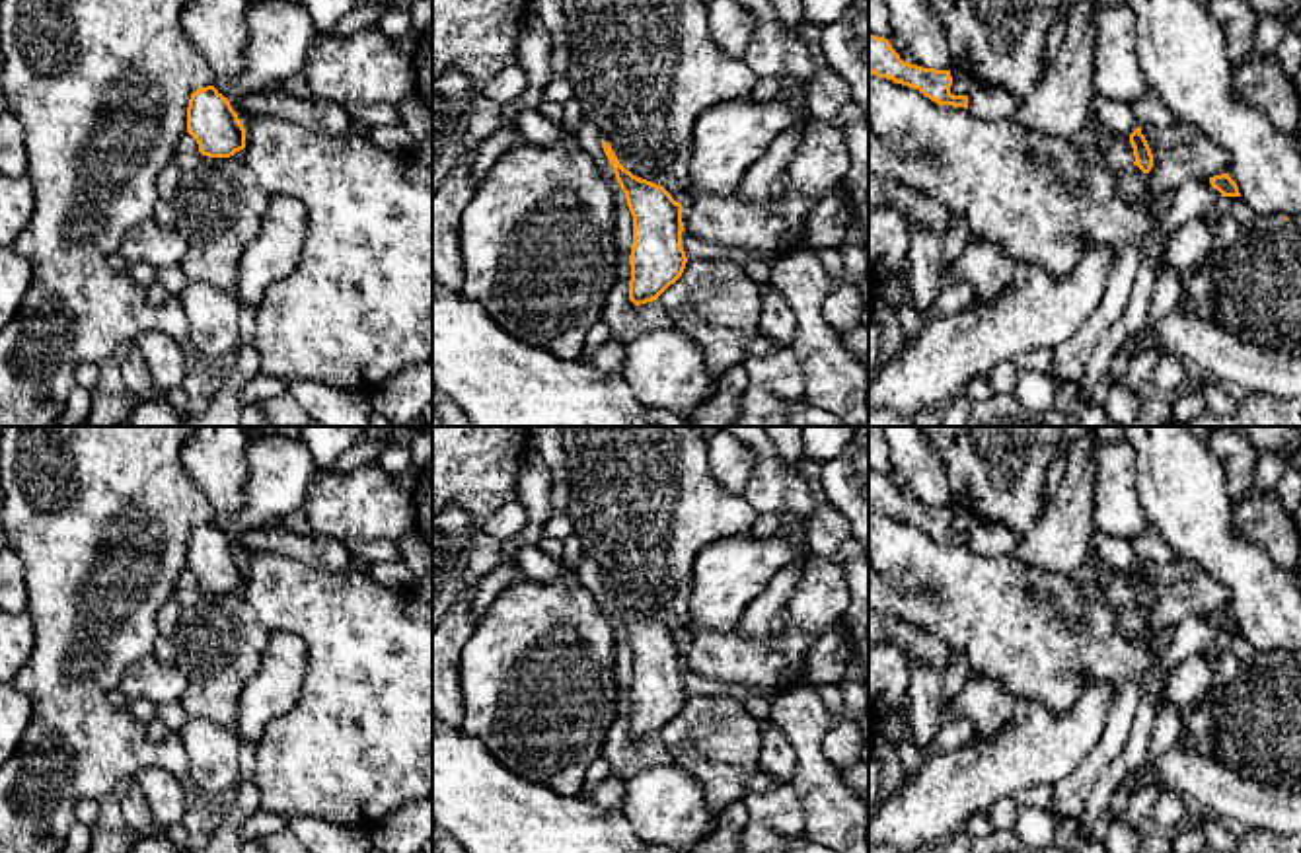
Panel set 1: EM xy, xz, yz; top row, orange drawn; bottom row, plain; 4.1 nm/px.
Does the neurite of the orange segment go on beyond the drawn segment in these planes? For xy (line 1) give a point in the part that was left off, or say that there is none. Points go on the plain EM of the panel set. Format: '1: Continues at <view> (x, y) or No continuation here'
1: No continuation here

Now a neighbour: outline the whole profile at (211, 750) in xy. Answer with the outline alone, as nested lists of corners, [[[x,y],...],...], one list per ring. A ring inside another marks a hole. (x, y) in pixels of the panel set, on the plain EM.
[[[191,717],[179,730],[187,752],[187,777],[206,793],[234,789],[242,781],[234,728]]]

